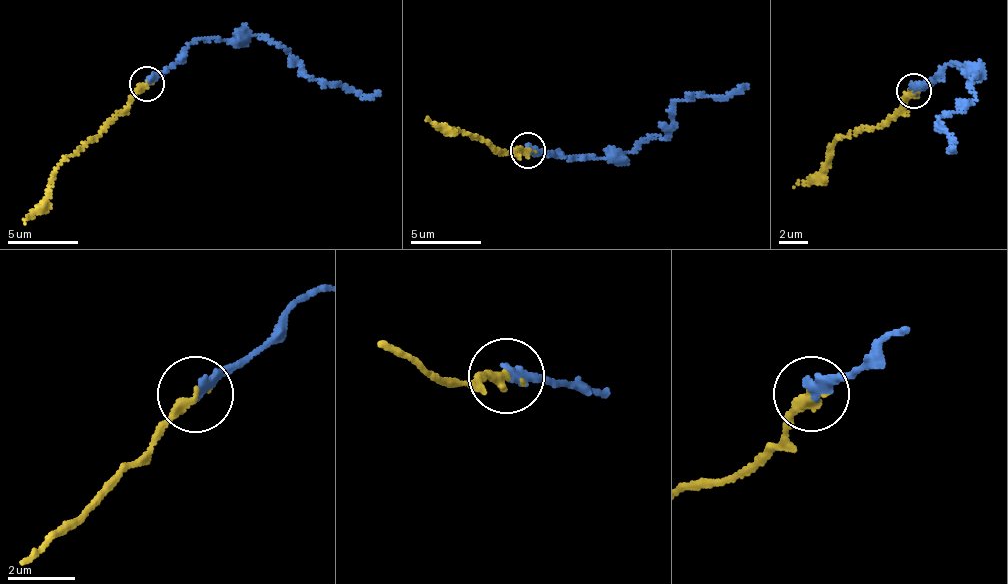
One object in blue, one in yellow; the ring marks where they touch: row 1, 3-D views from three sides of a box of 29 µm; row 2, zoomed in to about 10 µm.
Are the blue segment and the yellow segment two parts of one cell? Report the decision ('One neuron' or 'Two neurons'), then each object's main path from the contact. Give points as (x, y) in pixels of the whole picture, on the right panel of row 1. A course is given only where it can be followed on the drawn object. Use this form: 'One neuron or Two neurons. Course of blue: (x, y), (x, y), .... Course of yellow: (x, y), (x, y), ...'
One neuron. Course of blue: (913, 91), (932, 82), (949, 64), (978, 73), (972, 100), (939, 121), (946, 129), (951, 147). Course of yellow: (913, 91), (888, 118), (874, 128), (842, 136), (830, 164), (794, 187)

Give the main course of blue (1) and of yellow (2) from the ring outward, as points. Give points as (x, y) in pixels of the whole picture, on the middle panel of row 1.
1: (529, 149), (553, 152), (564, 157), (632, 152), (666, 136), (679, 100), (746, 84)
2: (529, 149), (497, 152), (491, 144), (457, 131), (450, 135), (428, 117)

